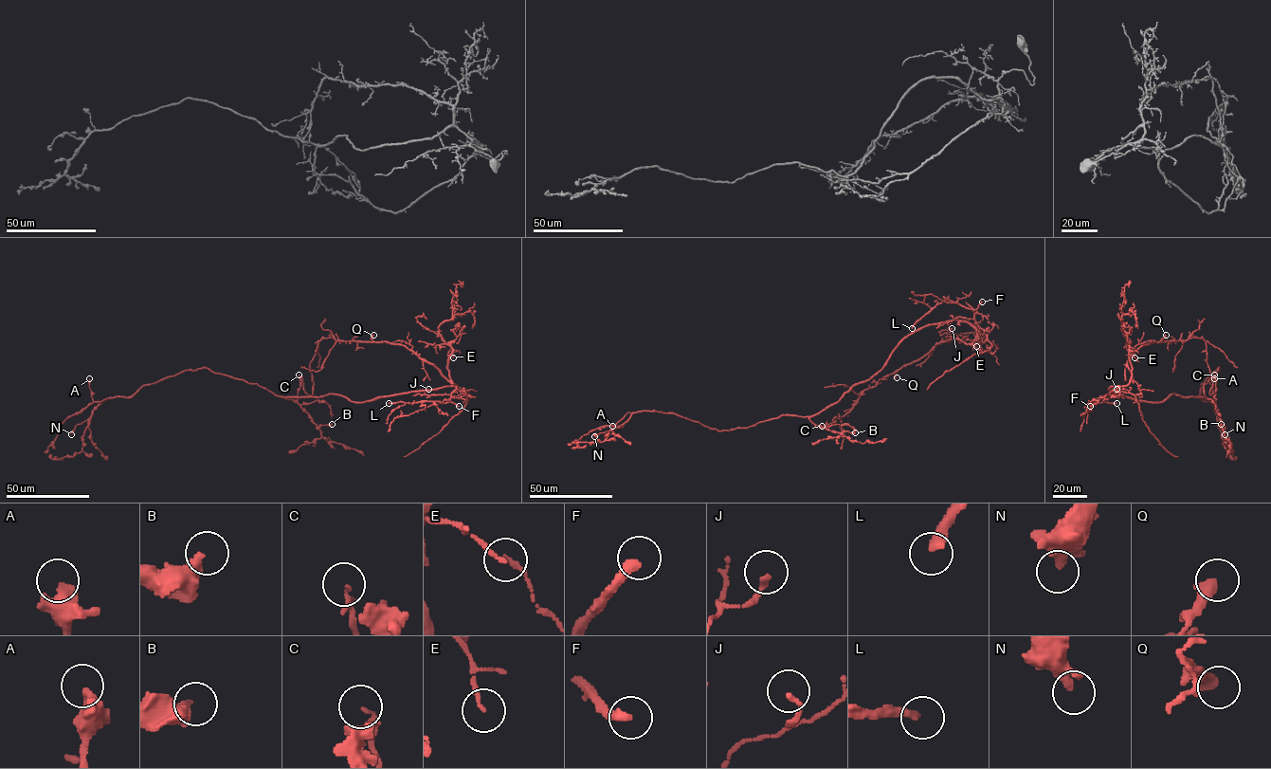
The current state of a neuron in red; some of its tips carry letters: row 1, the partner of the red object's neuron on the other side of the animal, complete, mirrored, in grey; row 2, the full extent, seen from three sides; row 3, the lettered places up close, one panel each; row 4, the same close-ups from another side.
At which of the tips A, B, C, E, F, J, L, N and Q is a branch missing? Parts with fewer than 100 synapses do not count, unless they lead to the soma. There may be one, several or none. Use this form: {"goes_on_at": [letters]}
{"goes_on_at": ["F", "L"]}

